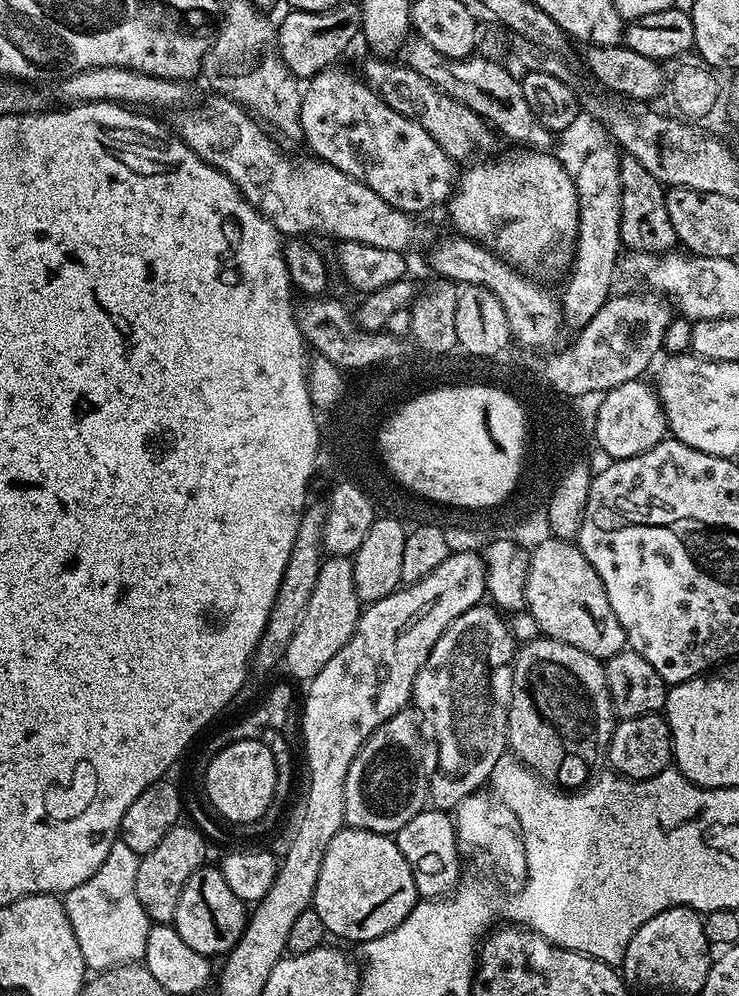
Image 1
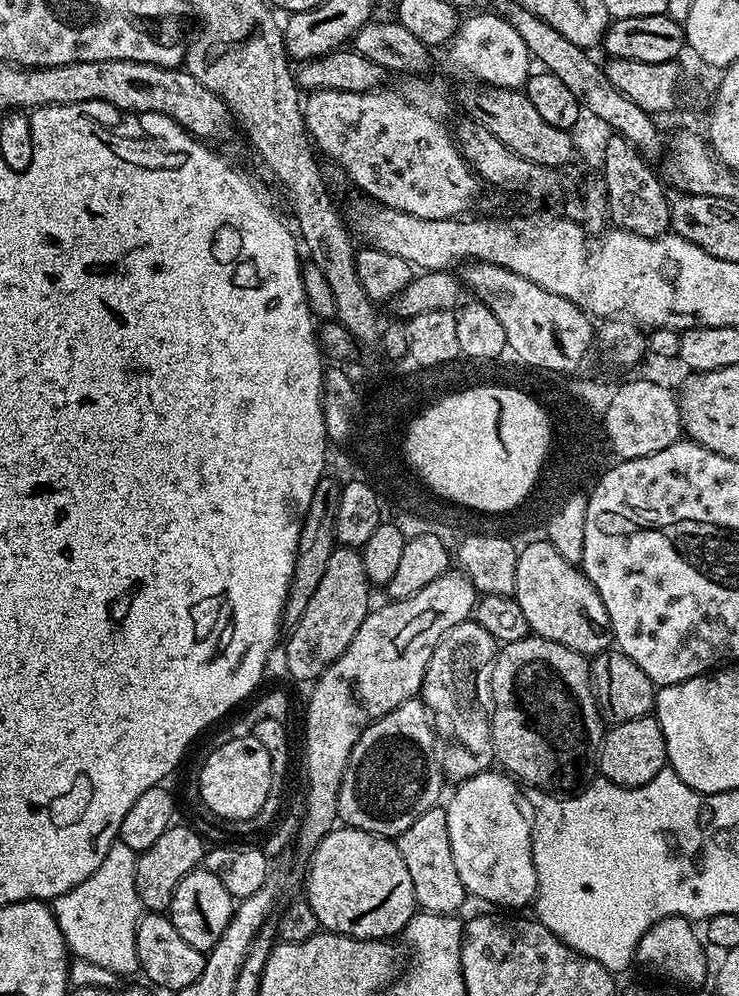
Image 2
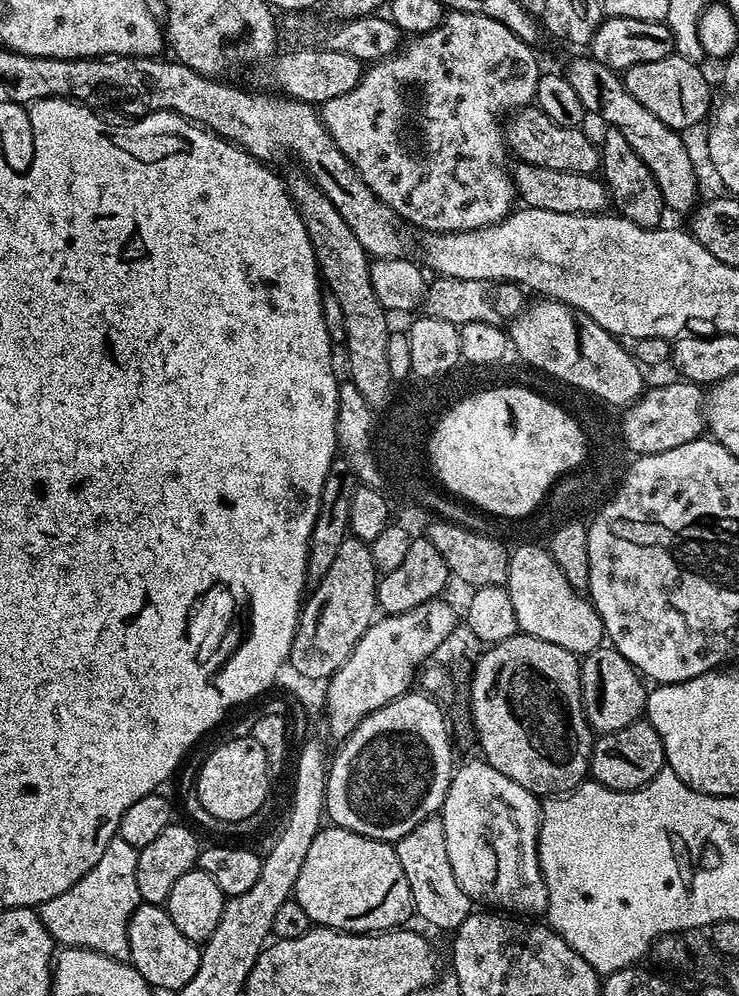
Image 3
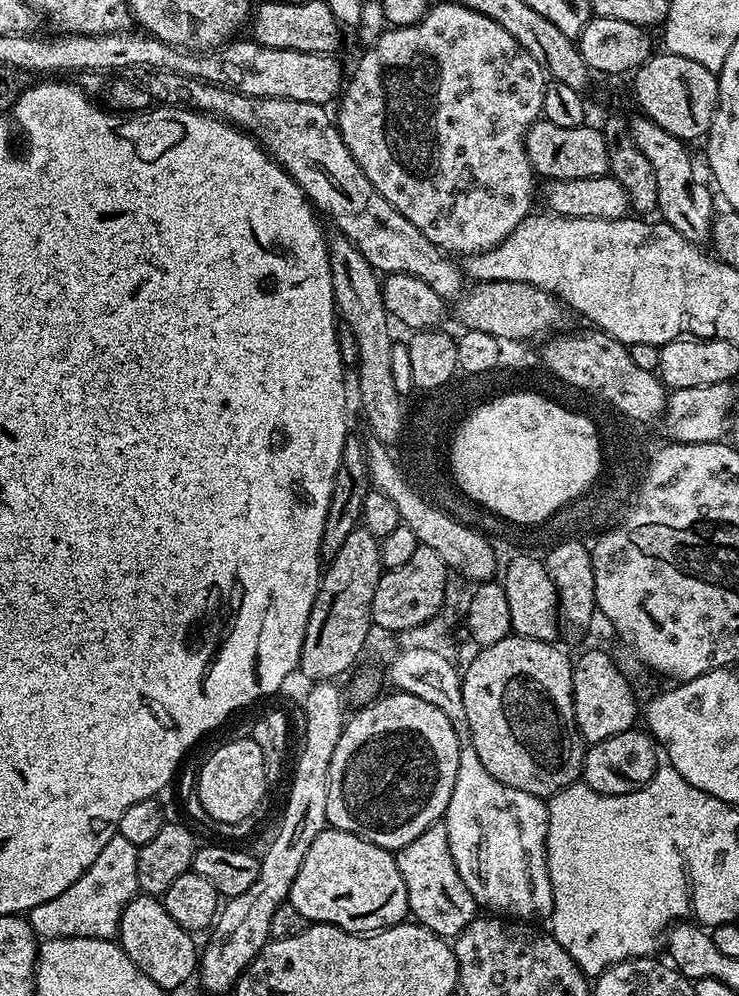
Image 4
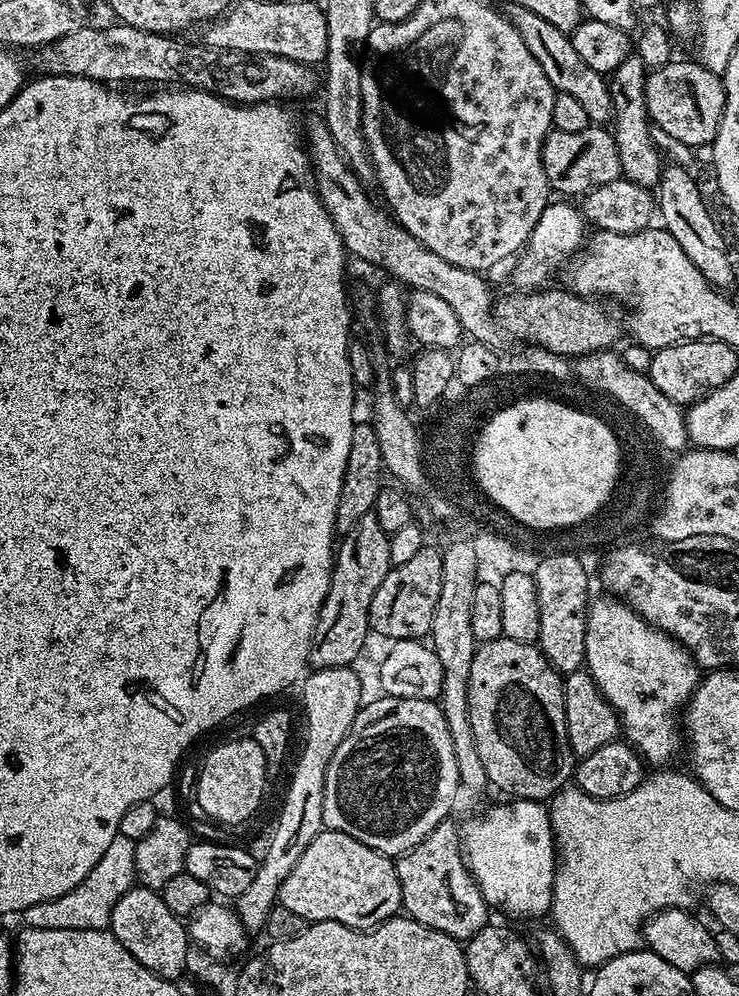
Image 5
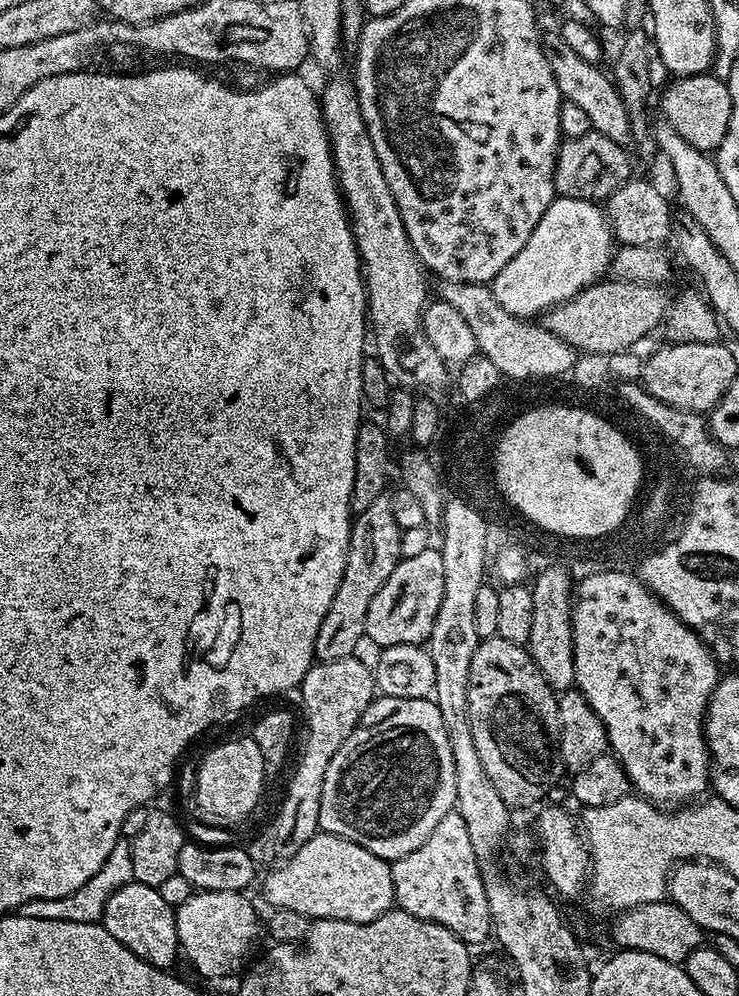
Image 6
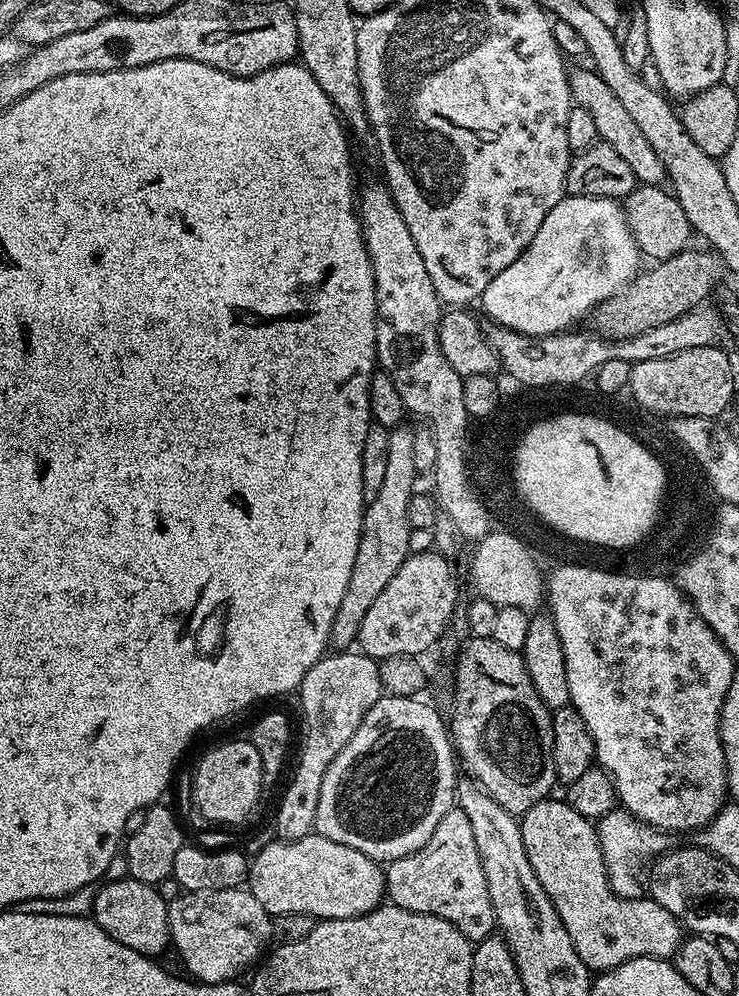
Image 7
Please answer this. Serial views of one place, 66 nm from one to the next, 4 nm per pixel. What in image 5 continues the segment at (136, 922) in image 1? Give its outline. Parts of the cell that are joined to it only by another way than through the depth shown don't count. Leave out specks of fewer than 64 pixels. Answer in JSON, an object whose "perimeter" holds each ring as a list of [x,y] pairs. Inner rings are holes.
{"perimeter":[[[116,836],[110,846],[106,846],[106,854],[98,858],[98,866],[74,886],[62,898],[50,898],[46,902],[38,902],[38,906],[30,906],[22,913],[24,928],[38,930],[98,930],[107,929],[112,922],[114,906],[118,906],[118,898],[129,892],[137,883],[134,866],[134,850],[136,841],[124,836]]]}

